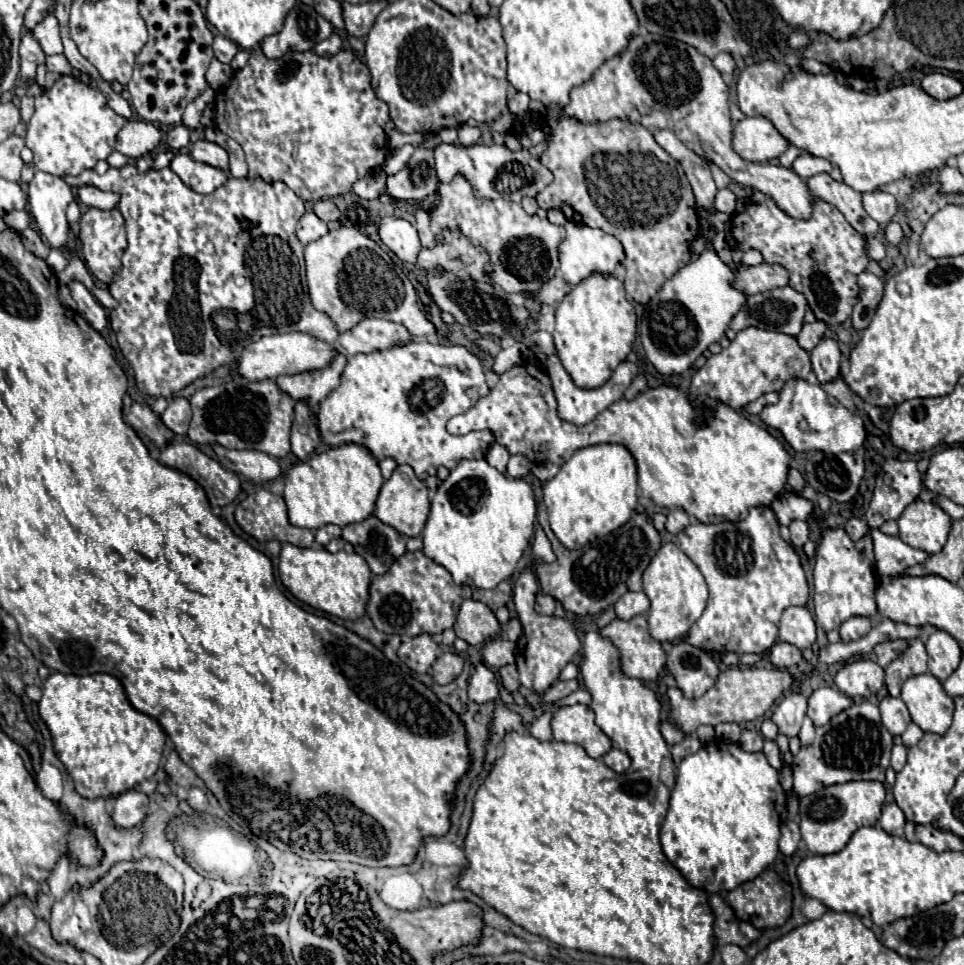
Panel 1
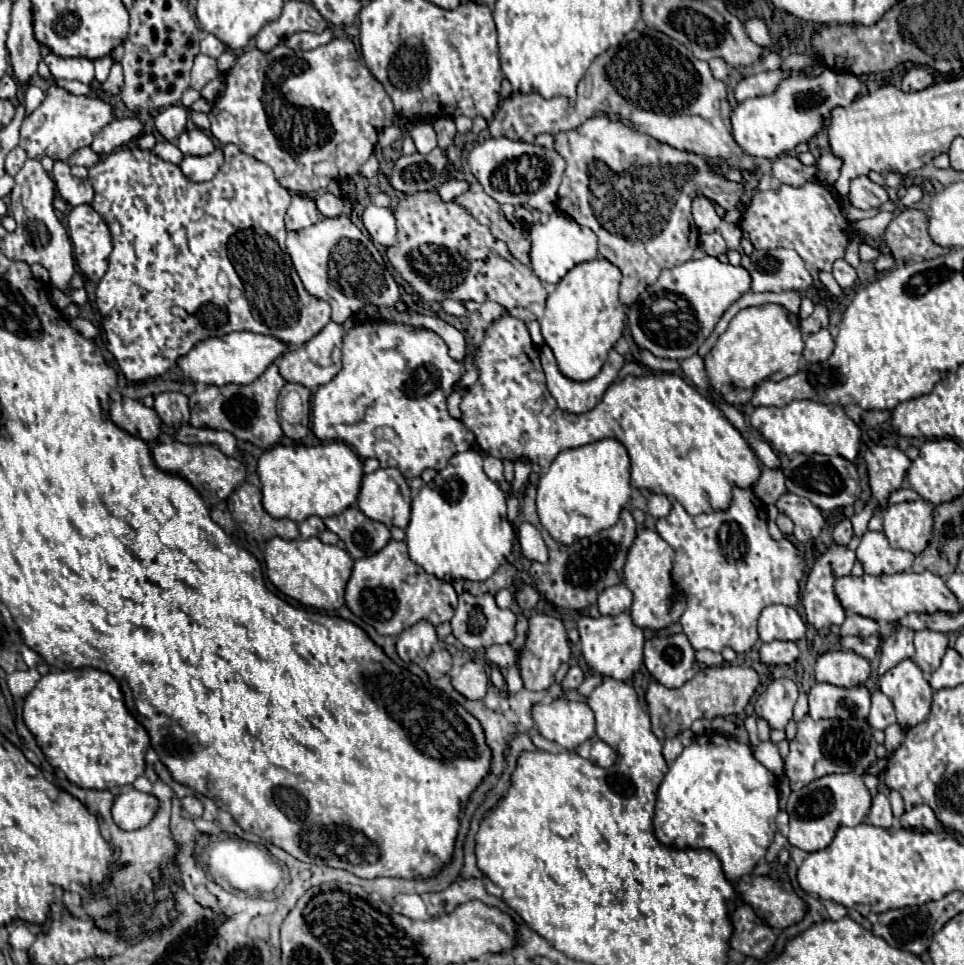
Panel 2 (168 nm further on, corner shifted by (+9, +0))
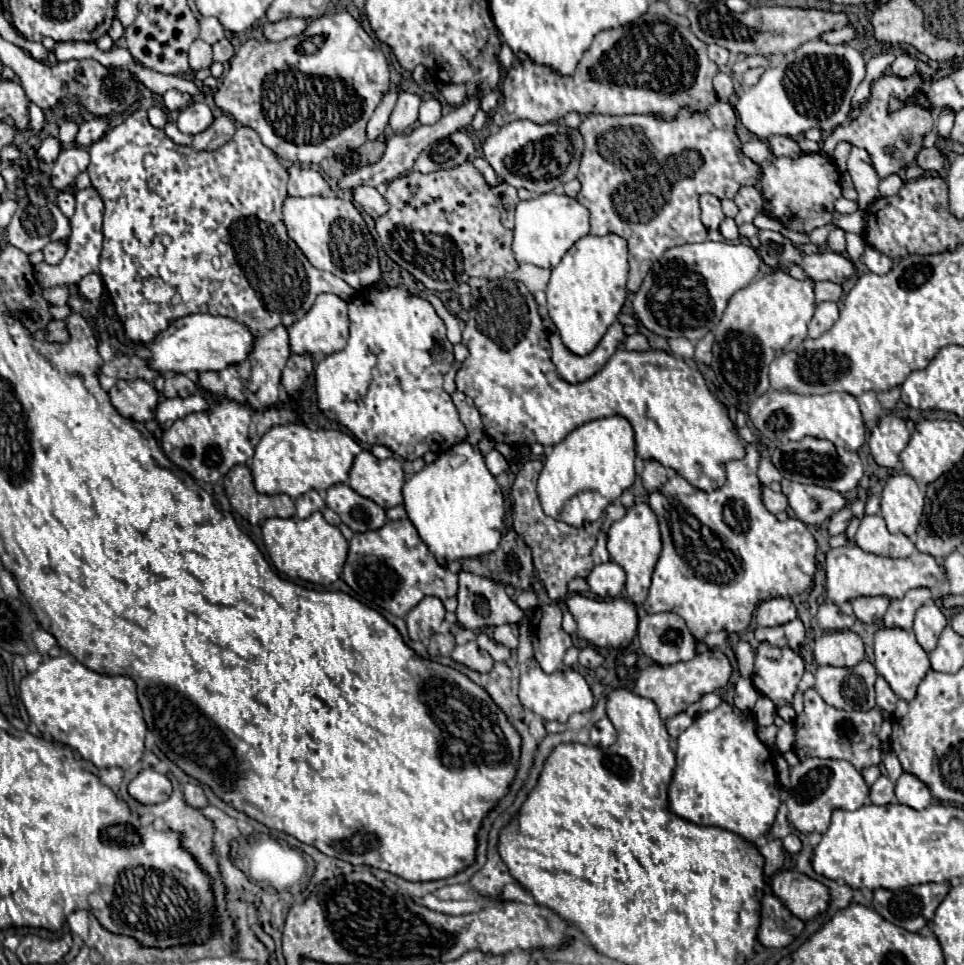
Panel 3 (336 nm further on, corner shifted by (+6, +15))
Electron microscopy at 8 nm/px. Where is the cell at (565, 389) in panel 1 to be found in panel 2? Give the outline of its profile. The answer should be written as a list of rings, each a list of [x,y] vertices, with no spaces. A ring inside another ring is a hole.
[[[543,345],[541,365],[543,365],[543,371],[547,375],[547,383],[549,383],[547,389],[555,397],[561,411],[567,411],[573,415],[587,413],[603,399],[607,387],[613,381],[617,381],[619,371],[625,365],[625,359],[617,351],[611,351],[607,359],[609,361],[603,365],[601,373],[595,379],[577,383],[577,381],[567,379],[565,375],[561,375],[551,349],[547,345]]]

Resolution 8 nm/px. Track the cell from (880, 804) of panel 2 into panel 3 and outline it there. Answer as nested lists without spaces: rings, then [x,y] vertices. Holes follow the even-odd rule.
[[[882,774],[882,776],[870,786],[870,800],[872,800],[872,804],[878,804],[878,806],[896,802],[894,784],[888,780],[886,774]]]

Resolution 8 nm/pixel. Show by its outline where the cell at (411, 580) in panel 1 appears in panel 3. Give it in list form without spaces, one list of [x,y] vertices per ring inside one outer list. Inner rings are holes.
[[[408,518],[390,520],[378,530],[354,534],[342,580],[362,598],[362,602],[368,606],[382,606],[394,616],[406,616],[424,596],[438,596],[440,600],[446,600],[458,592],[458,576],[430,556],[430,550],[422,544]]]

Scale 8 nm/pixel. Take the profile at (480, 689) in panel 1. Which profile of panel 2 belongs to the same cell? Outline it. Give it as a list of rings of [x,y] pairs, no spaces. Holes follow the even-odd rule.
[[[467,661],[461,667],[461,671],[453,677],[453,687],[465,699],[471,699],[471,701],[483,699],[489,687],[489,677],[485,673],[485,667],[475,661]]]

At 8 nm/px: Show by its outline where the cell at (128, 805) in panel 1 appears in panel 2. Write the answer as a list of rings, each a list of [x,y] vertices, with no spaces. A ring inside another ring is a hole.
[[[137,789],[125,791],[117,797],[117,805],[113,803],[111,815],[121,829],[133,831],[145,827],[157,811],[157,799],[149,793],[141,793]]]

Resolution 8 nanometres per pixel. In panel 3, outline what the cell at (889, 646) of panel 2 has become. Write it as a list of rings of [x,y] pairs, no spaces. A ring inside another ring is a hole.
[[[914,588],[906,592],[904,598],[892,600],[888,606],[888,612],[884,616],[886,626],[900,626],[900,628],[912,628],[914,612],[932,600],[932,590],[930,588]]]

